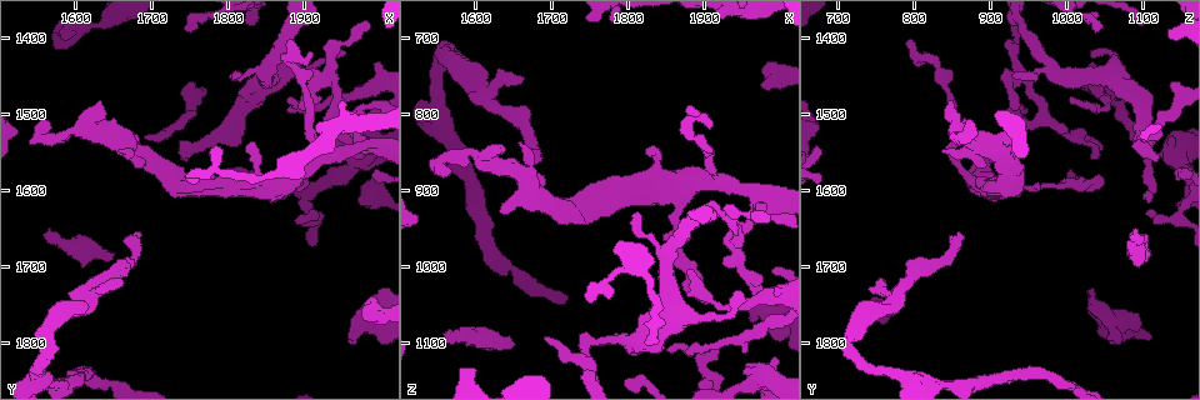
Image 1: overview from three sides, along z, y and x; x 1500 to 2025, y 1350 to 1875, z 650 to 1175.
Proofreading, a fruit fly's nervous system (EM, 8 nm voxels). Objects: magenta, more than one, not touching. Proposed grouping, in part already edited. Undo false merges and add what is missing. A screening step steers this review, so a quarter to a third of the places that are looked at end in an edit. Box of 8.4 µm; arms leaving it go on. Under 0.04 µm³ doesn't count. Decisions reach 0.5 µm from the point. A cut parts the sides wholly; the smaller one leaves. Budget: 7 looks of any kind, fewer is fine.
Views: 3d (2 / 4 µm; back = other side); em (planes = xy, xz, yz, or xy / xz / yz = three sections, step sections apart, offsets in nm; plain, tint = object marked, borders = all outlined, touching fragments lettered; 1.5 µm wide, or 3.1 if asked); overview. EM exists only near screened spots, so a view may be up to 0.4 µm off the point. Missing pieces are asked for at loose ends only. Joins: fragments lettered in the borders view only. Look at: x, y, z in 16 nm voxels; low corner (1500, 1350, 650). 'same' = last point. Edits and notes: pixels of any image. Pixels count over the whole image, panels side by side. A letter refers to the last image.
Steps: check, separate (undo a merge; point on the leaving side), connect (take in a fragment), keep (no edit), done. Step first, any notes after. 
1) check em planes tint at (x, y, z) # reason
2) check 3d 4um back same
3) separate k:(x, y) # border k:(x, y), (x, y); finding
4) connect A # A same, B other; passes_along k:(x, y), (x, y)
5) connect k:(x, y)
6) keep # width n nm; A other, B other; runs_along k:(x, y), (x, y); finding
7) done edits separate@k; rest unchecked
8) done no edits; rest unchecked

check em yz step 8 borders at (1580, 1400, 1135)

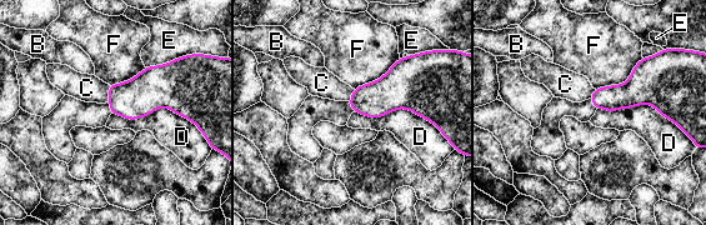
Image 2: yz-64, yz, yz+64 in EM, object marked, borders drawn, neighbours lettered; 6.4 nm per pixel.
check em planes borders same # another direction

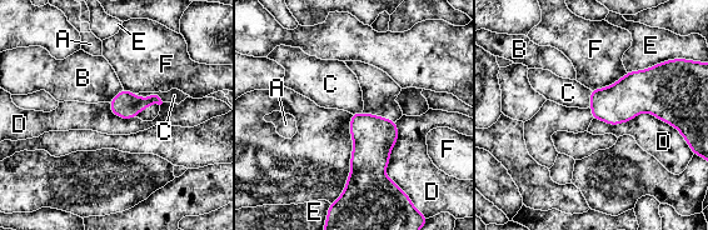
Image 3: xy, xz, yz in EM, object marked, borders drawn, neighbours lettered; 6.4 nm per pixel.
keep # A other, B other, C other, D other, E other, F other; border 3:(352, 114), (350, 173), (332, 201); no lettered fragment goes on from it

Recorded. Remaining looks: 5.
check 3d 4um at (1590, 1525, 850)

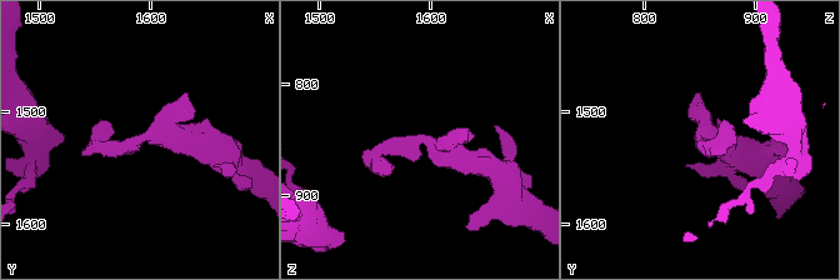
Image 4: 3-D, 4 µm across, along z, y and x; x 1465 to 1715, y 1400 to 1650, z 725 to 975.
check em planes tint at (1594, 1522, 848)

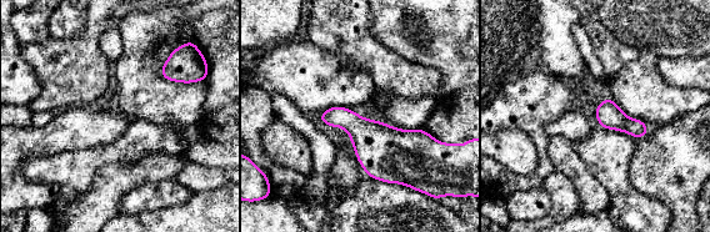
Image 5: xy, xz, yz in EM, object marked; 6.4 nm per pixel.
check em planes borders same

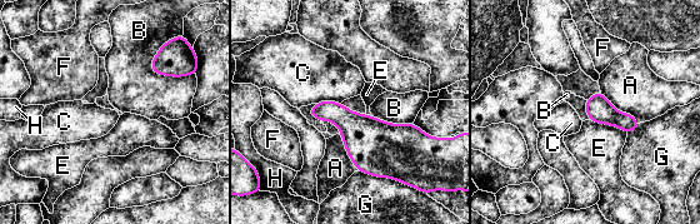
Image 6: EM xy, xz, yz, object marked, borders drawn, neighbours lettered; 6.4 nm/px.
keep # A other, B other, C other, E other, F other, G other, H other; border 6:(340, 101), (320, 100), (315, 104); all the same neuron

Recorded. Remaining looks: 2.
check em planes borders at (1685, 1655, 860) # branch stops here

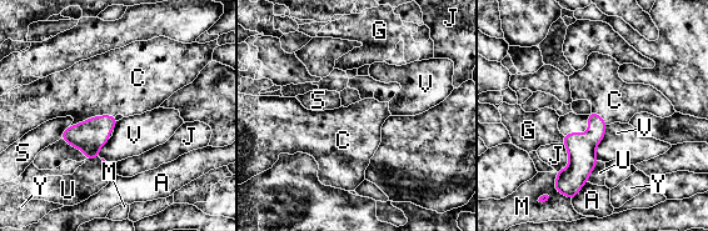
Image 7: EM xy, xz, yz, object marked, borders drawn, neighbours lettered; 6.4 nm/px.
connect C # A other, C same, G other, J other, M other, S other, U other, V other, Y other; passes_along 7:(90, 135), (93, 116), (114, 84); it goes on there

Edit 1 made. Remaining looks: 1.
done edits connect@7; rest unchecked

